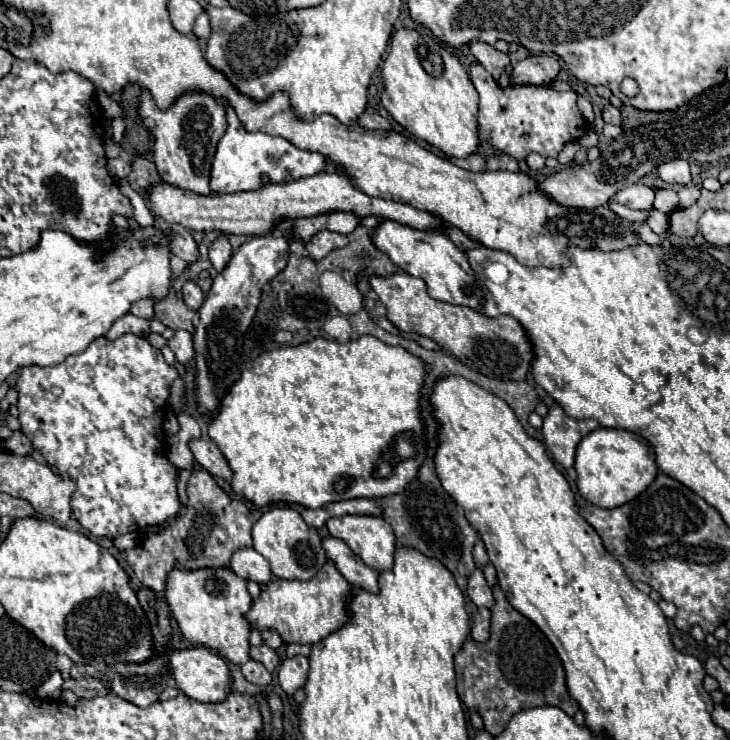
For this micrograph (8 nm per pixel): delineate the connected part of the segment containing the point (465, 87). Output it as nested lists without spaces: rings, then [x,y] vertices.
[[[399,28],[391,40],[391,50],[383,64],[383,82],[385,90],[381,94],[381,104],[411,136],[425,140],[429,146],[453,158],[469,158],[471,154],[477,152],[481,144],[477,122],[479,94],[475,92],[475,86],[471,84],[467,70],[449,50],[445,50],[445,46],[439,44],[437,38],[433,38],[427,32]]]

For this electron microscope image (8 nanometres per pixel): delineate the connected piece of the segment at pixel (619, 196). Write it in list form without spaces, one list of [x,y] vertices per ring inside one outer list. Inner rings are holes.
[[[633,184],[629,188],[623,188],[621,192],[617,192],[613,196],[615,202],[625,204],[627,208],[635,208],[635,210],[647,210],[653,206],[655,200],[655,192],[653,188],[645,186],[645,184]]]

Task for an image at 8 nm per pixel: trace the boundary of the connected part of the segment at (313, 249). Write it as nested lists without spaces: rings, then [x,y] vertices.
[[[321,230],[321,232],[317,232],[311,240],[305,242],[305,248],[307,248],[307,252],[309,252],[309,256],[311,256],[313,260],[321,260],[321,258],[327,256],[331,250],[343,248],[345,244],[347,244],[347,236],[345,236],[345,234]]]

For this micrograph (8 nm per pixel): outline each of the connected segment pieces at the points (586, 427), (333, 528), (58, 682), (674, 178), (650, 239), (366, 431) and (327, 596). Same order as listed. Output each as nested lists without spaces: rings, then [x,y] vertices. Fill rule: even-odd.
[[[553,404],[549,408],[549,414],[543,418],[541,432],[545,438],[545,446],[551,450],[553,458],[561,466],[571,468],[575,462],[577,444],[595,428],[599,428],[595,420],[573,420],[565,416],[559,404]]]
[[[335,516],[327,520],[331,536],[343,540],[361,560],[375,570],[393,566],[395,534],[381,516]]]
[[[53,672],[49,676],[49,680],[37,688],[37,696],[41,700],[59,700],[61,698],[61,686],[63,686],[61,674],[59,672]]]
[[[671,160],[665,162],[657,168],[659,176],[663,182],[667,182],[669,186],[687,186],[691,184],[691,172],[689,172],[689,162],[687,160]]]
[[[633,224],[633,230],[639,234],[639,238],[645,242],[645,244],[651,244],[651,246],[663,246],[663,238],[657,236],[651,228],[647,228],[645,224]]]
[[[359,336],[349,342],[313,338],[299,346],[283,346],[263,352],[225,392],[209,422],[209,438],[223,452],[233,472],[229,480],[231,490],[257,506],[283,502],[301,504],[305,508],[403,492],[415,478],[425,456],[423,424],[419,418],[419,390],[423,376],[425,366],[419,358],[399,346],[387,346],[373,336]],[[401,450],[415,456],[415,460],[411,460],[411,470],[397,470],[399,462],[413,458],[403,456]]]
[[[327,562],[319,574],[307,582],[275,578],[275,582],[265,584],[261,594],[253,600],[245,618],[249,620],[251,628],[259,632],[265,632],[265,628],[279,632],[287,644],[315,644],[347,622],[345,596],[349,594],[349,588],[349,582],[337,572],[331,562]]]

